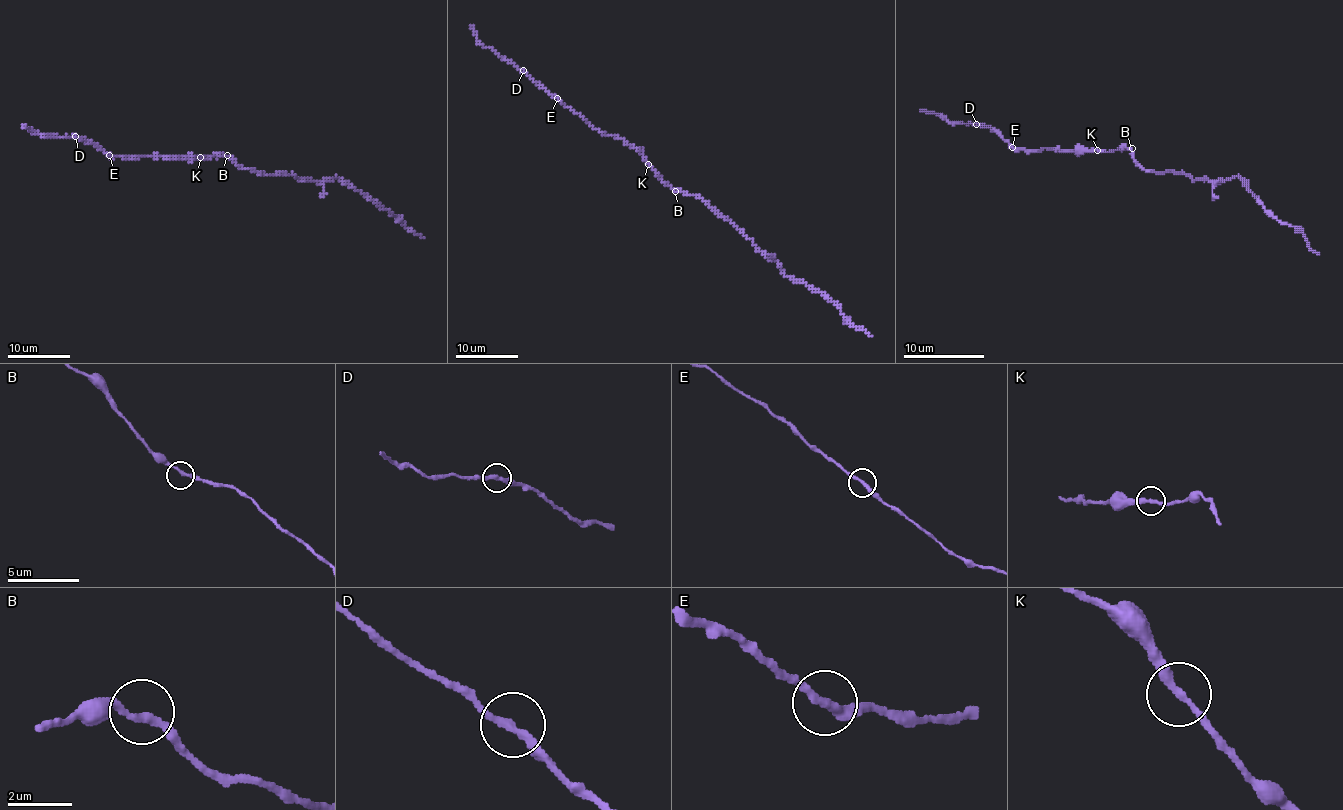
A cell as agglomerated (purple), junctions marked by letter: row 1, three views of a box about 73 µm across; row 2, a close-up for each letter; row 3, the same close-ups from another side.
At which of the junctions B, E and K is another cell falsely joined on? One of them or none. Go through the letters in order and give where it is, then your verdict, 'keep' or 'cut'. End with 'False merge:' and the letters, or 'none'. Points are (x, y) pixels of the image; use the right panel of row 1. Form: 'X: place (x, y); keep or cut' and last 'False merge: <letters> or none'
B: place (1132, 148); keep
E: place (1012, 147); keep
K: place (1097, 150); keep
False merge: none

